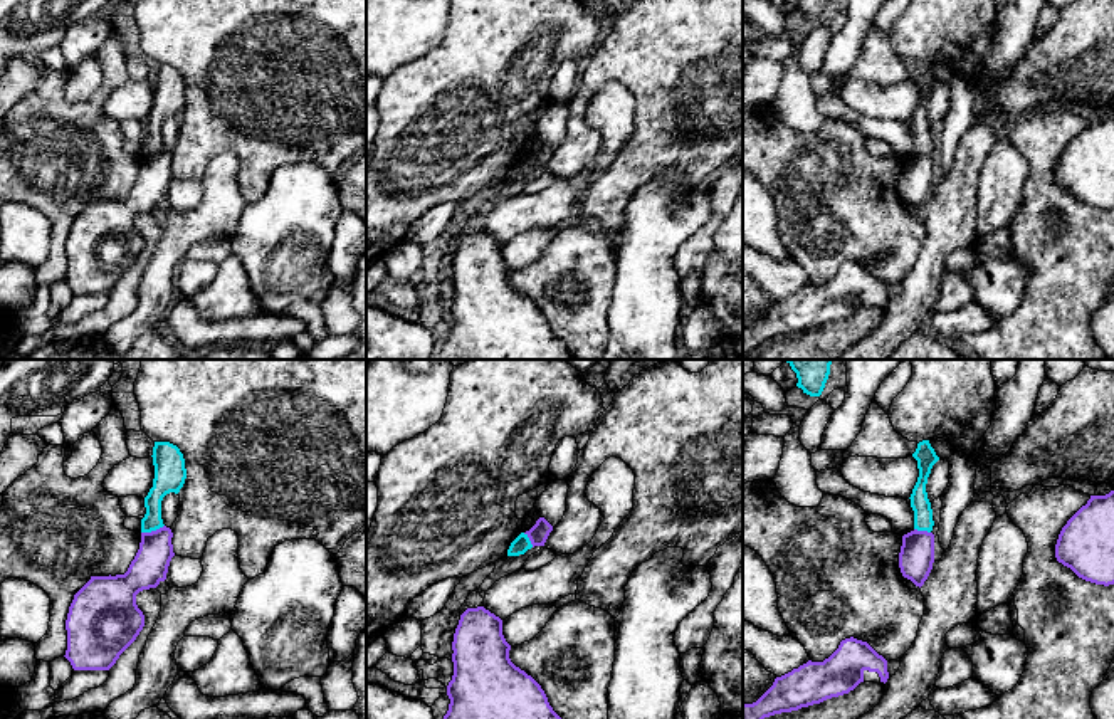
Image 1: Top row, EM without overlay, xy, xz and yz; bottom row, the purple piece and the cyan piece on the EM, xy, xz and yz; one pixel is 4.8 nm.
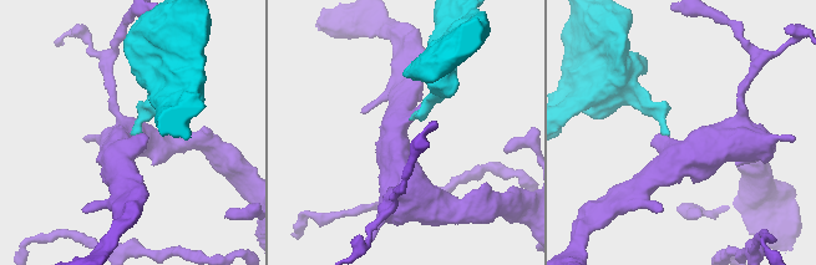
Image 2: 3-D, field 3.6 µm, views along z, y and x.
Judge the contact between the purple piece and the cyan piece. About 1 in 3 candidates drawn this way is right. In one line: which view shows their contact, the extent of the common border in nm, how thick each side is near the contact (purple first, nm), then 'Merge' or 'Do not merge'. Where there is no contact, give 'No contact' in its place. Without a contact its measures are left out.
Touches purple in xy. Shared border 120 nm. Thickness 170 nm (purple) against 120 nm. Do not merge

